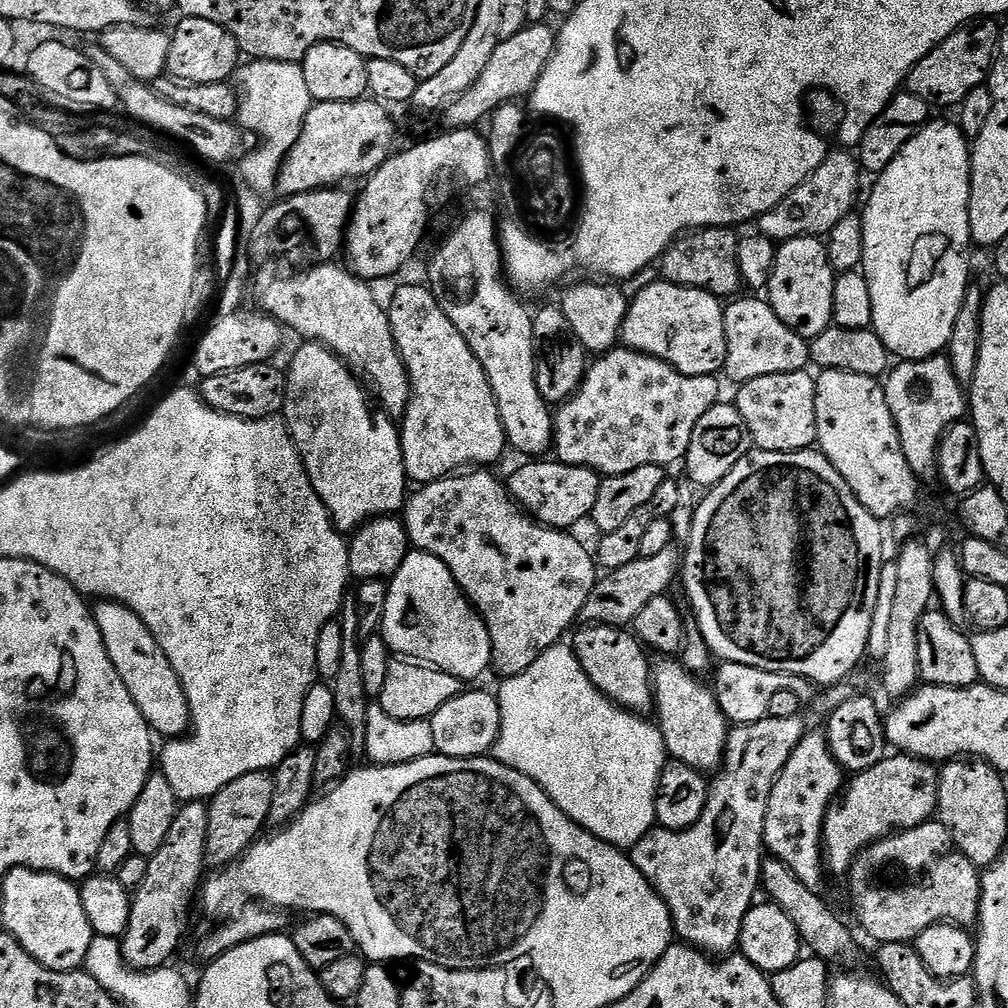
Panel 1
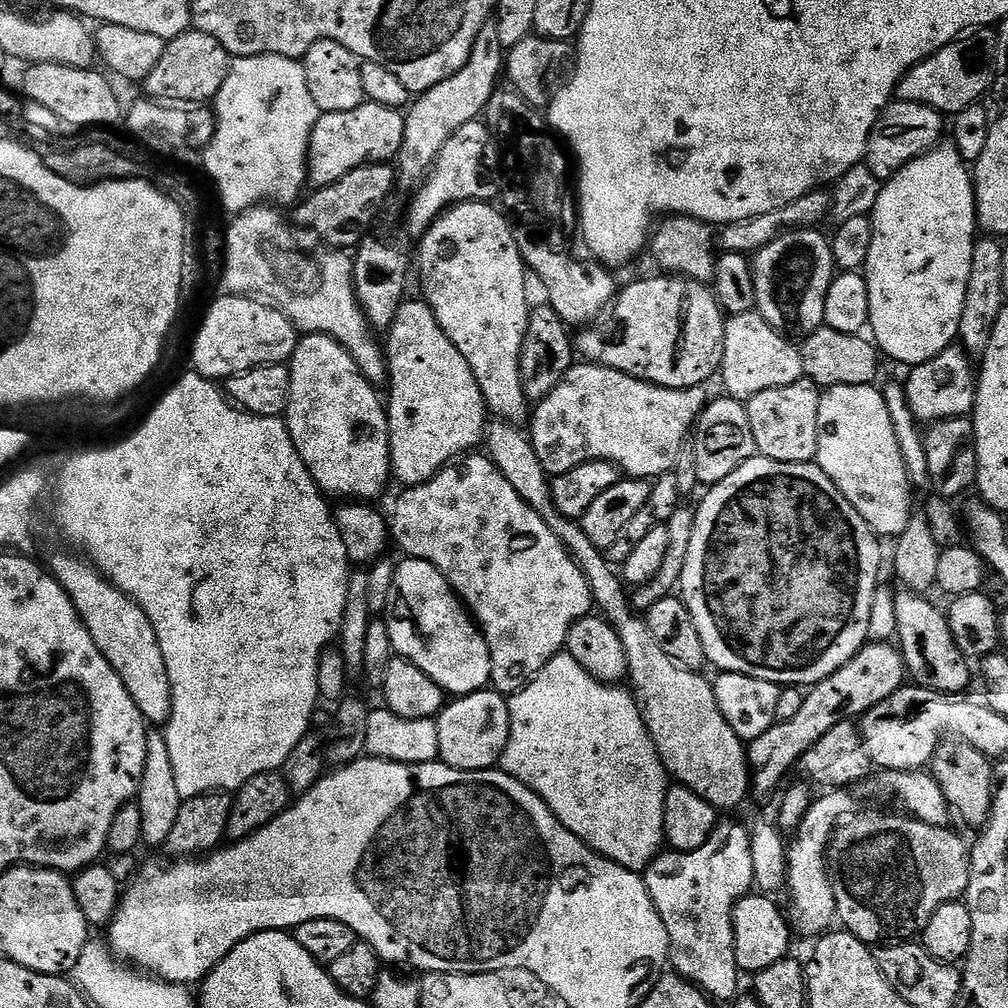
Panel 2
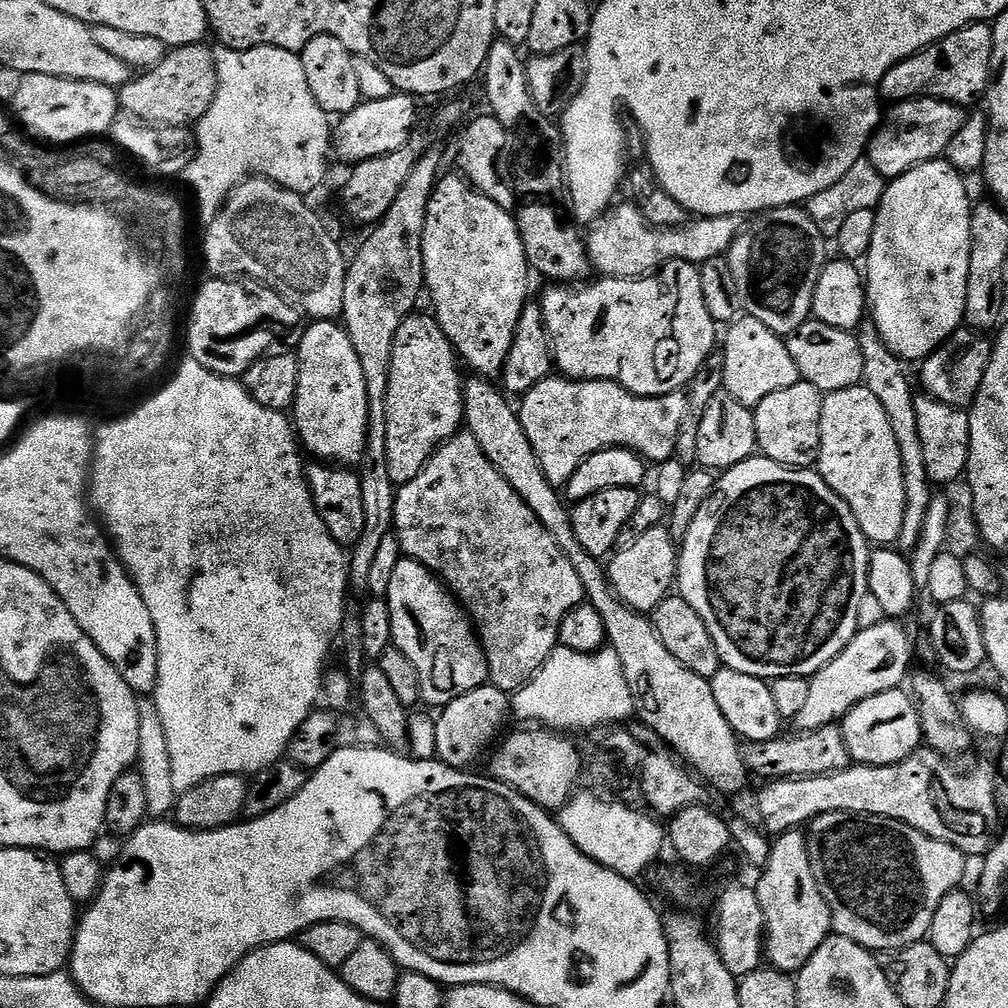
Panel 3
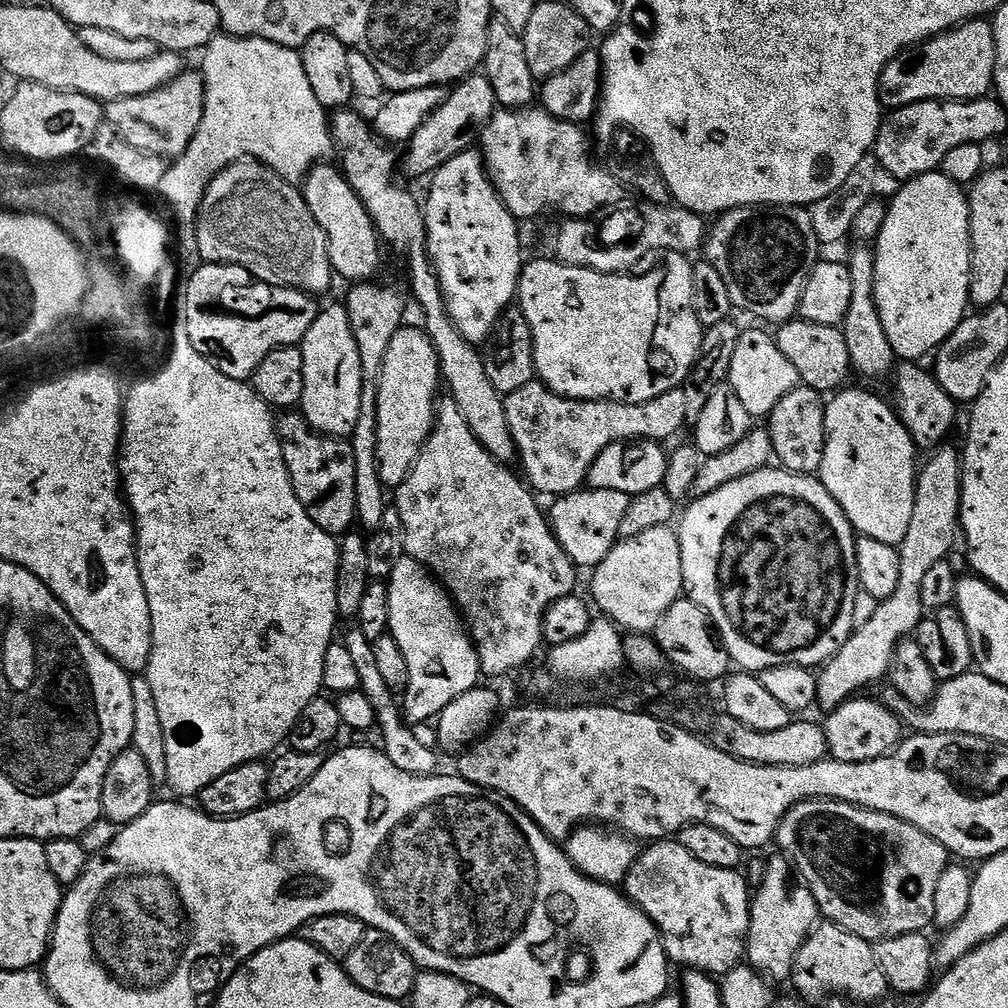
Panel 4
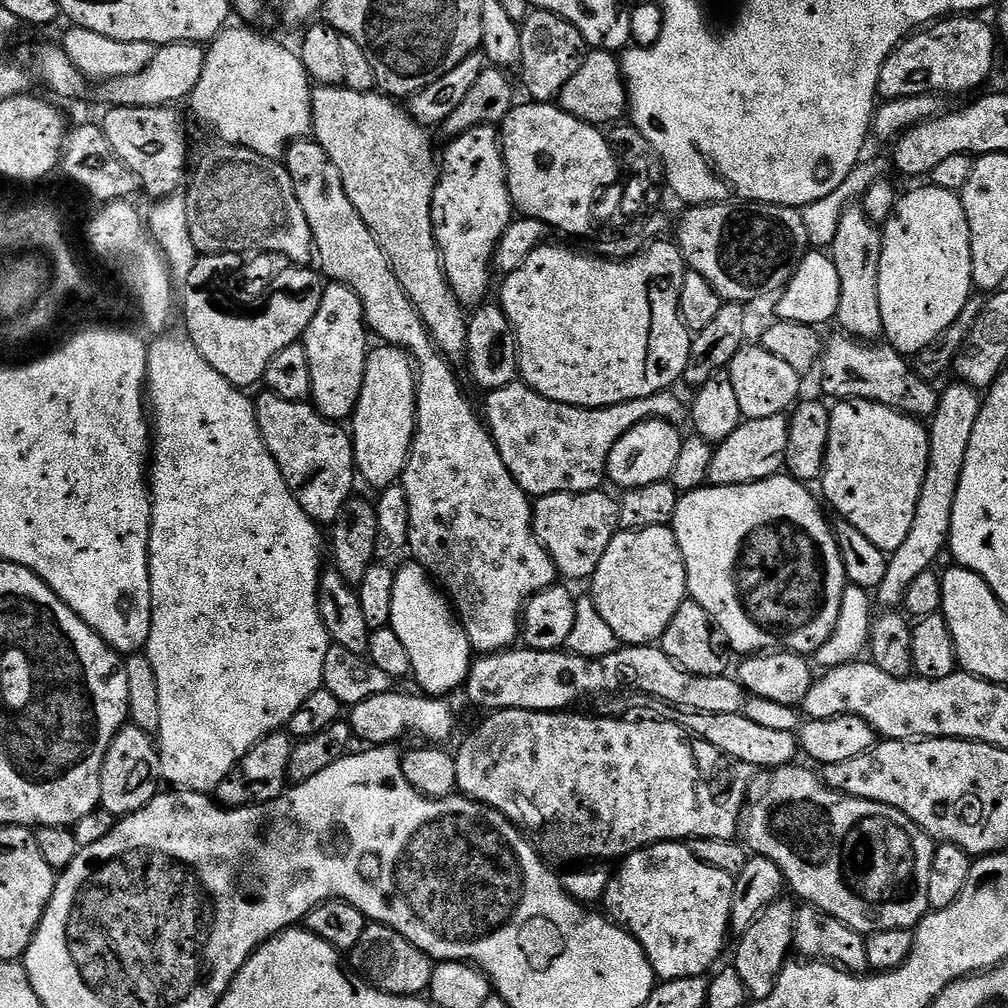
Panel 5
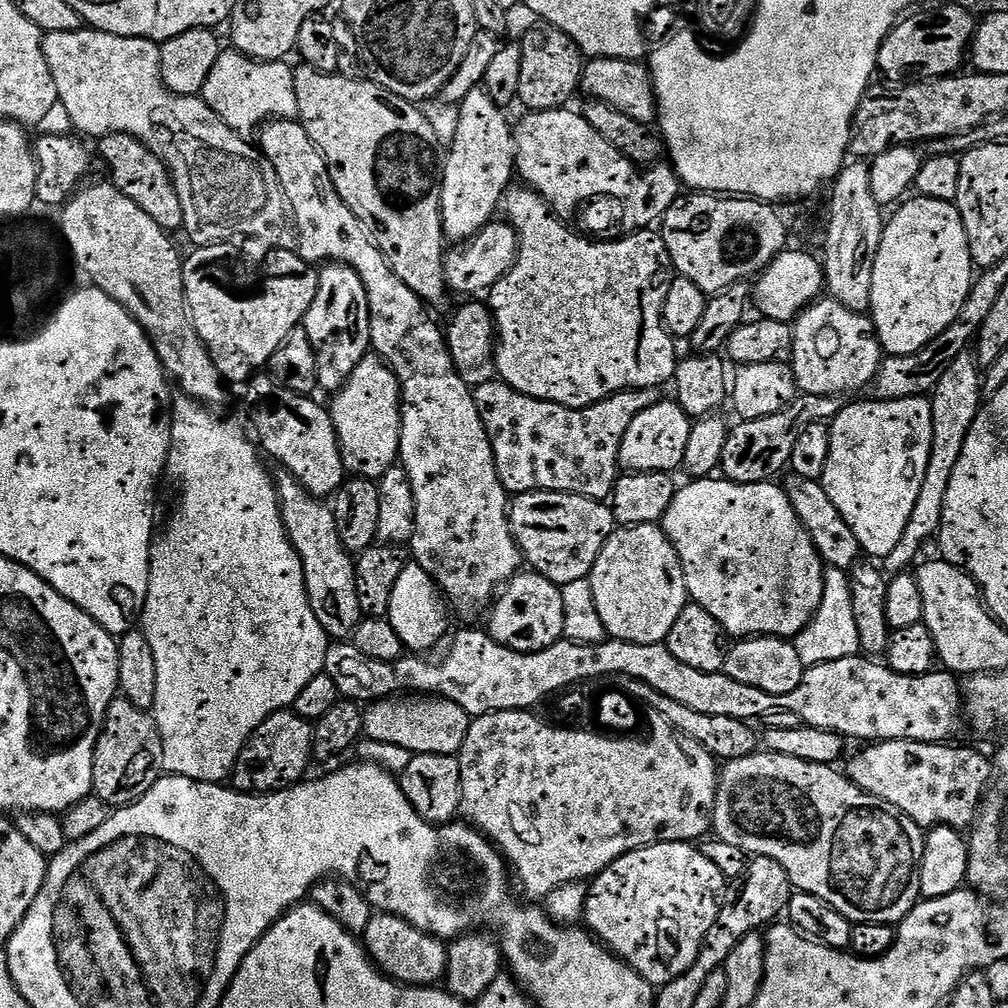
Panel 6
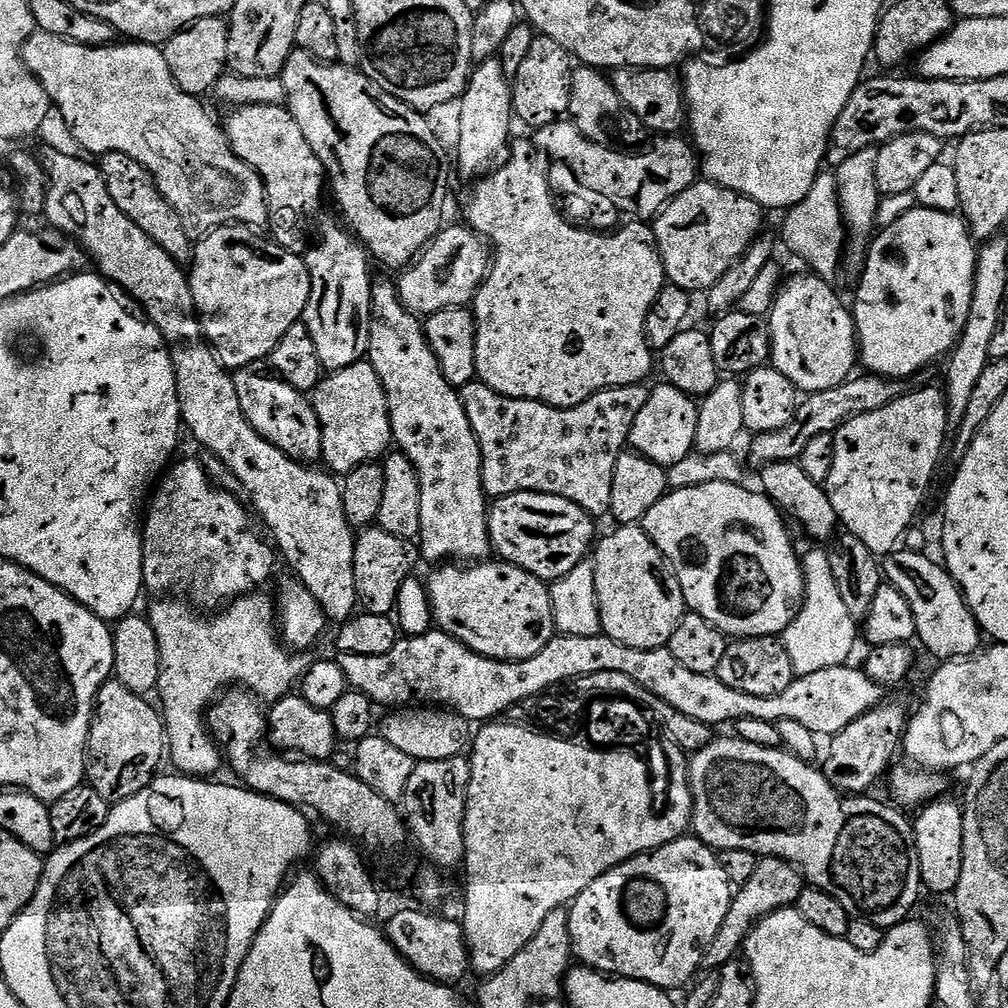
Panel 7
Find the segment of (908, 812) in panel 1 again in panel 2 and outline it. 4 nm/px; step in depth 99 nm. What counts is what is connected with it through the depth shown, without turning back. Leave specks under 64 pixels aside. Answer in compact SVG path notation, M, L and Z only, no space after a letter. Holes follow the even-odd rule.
M828 790L825 796L817 795L806 810L800 825L794 829L788 844L788 882L786 896L792 899L790 920L795 931L804 936L819 937L827 933L837 923L836 899L830 891L828 879L828 845L832 831L845 816L857 811L858 804L848 790ZM833 923L833 924L832 924ZM832 924L832 925L831 925ZM800 931L800 932L799 932Z

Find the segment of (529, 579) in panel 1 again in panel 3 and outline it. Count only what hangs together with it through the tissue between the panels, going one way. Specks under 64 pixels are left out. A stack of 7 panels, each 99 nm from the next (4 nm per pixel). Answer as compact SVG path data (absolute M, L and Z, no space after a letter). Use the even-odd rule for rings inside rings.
M466 430L457 432L456 435L441 444L434 455L428 459L424 469L414 479L399 485L394 506L394 535L400 543L401 553L405 557L418 561L433 575L439 577L448 591L463 605L464 611L474 621L480 644L484 648L486 662L489 666L488 679L491 687L500 688L503 692L515 694L519 688L525 688L535 678L538 670L548 661L550 654L560 644L560 627L566 614L570 614L570 610L585 603L582 578L578 578L574 566L570 566L570 558L566 558L566 554L562 554L558 542L554 542L554 538L550 538L546 526L542 526L542 522L538 522L534 510L530 510L530 506L526 506L526 502L522 502L522 498L518 498L518 494L512 489L510 482L506 482L506 478L502 478L502 474L498 474L498 470L494 470L492 463L482 454L482 446L478 446L474 434L470 434Z

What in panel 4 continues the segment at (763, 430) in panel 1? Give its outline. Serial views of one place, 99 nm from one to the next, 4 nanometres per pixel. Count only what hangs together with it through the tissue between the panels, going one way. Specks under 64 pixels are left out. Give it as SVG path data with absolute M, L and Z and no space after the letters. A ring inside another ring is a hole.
M799 387L790 390L778 406L774 406L772 415L767 417L766 427L772 439L772 450L779 467L787 472L797 472L800 476L819 473L824 457L824 439L826 438L826 400L812 388Z

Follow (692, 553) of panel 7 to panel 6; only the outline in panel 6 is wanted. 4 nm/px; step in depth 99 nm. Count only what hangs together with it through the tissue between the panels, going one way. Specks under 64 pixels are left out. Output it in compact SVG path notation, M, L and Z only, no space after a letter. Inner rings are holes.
M723 478L693 479L688 485L677 487L674 502L670 502L670 510L666 510L662 527L670 538L678 558L682 562L682 570L686 578L689 597L695 603L701 604L732 638L751 638L754 636L779 636L781 638L795 638L815 618L823 598L824 573L826 565L820 558L820 551L814 546L810 534L802 526L790 498L784 493L783 487L776 482L763 484L736 484L732 480Z

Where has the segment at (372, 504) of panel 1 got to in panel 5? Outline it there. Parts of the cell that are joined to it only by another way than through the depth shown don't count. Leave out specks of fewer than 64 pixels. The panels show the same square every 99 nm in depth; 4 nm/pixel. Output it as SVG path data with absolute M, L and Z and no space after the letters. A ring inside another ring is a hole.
M329 283L322 294L322 306L318 306L314 322L310 322L302 337L310 358L310 400L327 420L347 421L356 408L370 351L368 336L370 332L366 327L364 307L356 291L347 284Z

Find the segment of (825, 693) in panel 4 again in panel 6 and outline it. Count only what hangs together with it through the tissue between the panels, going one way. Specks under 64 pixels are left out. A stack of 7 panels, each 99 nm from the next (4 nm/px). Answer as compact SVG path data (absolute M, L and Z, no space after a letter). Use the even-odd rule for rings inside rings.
M969 350L954 358L954 362L946 369L942 382L938 382L938 386L930 393L930 399L934 414L934 442L930 450L930 466L926 466L926 478L922 478L922 490L918 494L918 502L914 502L914 514L910 514L910 522L906 522L906 534L902 534L898 546L894 546L894 550L890 550L890 554L883 557L883 567L892 574L911 569L921 559L919 556L924 543L931 536L933 539L940 531L946 490L950 486L954 466L958 466L958 458L962 458L966 434L970 434L970 426L974 426L974 418L982 407L982 365L977 360L975 351Z

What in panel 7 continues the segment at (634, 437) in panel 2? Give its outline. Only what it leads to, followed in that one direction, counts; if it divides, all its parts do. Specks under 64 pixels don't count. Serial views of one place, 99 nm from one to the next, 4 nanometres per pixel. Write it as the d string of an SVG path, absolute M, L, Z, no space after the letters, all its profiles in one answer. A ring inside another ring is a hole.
M479 382L467 384L465 388L459 389L459 394L464 403L466 418L470 418L470 426L478 438L478 446L482 454L484 492L490 498L509 496L510 494L518 494L519 492L554 494L558 498L566 498L570 502L582 506L582 510L586 510L593 518L601 518L600 516L607 517L610 513L610 493L614 486L614 462L618 462L620 453L629 447L628 435L634 426L634 418L638 418L638 414L642 411L642 406L646 406L648 393L649 389L644 384L631 384L630 386L622 386L621 388L607 388L605 392L594 394L589 400L573 408L555 408L549 404L543 404L541 400L519 400L518 398L503 396L494 390L490 390L490 386Z

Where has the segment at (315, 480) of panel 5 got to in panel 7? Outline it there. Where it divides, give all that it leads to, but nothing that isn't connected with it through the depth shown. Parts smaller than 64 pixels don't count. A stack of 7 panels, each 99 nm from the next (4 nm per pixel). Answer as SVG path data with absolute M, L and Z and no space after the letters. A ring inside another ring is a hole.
M256 366L235 369L232 381L234 390L238 390L238 406L242 406L242 414L258 430L266 442L278 446L282 454L292 460L316 462L323 457L322 426L318 422L318 414L312 408L312 401L305 393L294 390L285 380L267 371L259 372Z

